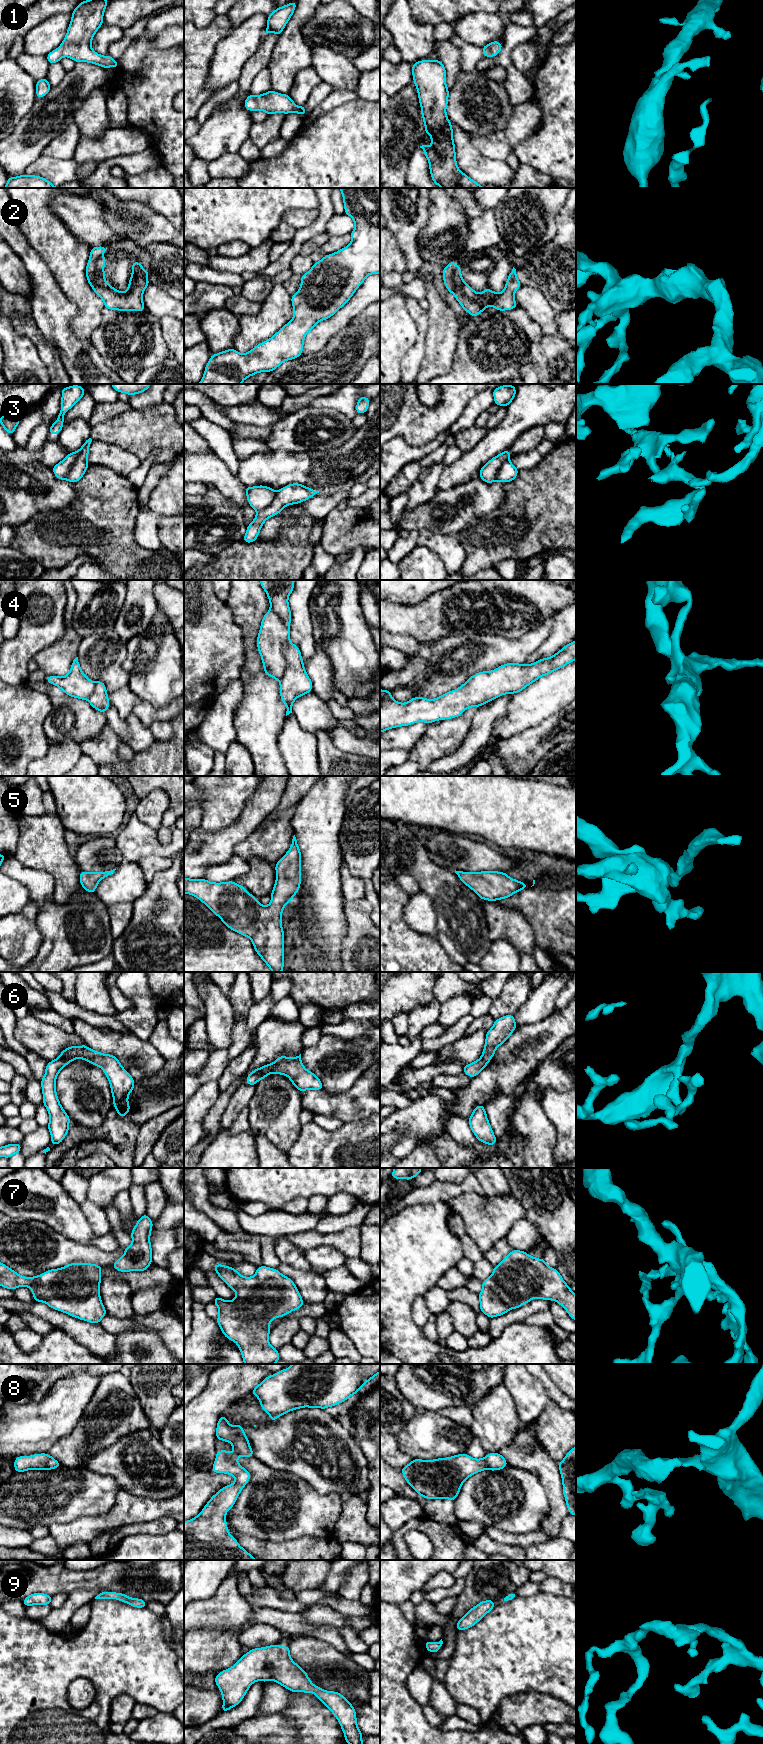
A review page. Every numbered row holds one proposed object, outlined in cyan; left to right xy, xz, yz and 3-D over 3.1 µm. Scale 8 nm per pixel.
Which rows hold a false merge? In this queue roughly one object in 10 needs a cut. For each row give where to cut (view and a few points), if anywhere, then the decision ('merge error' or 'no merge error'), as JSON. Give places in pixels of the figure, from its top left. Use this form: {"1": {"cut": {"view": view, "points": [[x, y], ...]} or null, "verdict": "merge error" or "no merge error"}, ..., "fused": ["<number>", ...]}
{"1": {"cut": null, "verdict": "no merge error"}, "2": {"cut": null, "verdict": "no merge error"}, "3": {"cut": {"view": "xy", "points": [[87, 445], [81, 448], [65, 479]]}, "verdict": "merge error"}, "4": {"cut": null, "verdict": "no merge error"}, "5": {"cut": null, "verdict": "no merge error"}, "6": {"cut": null, "verdict": "no merge error"}, "7": {"cut": null, "verdict": "no merge error"}, "8": {"cut": null, "verdict": "no merge error"}, "9": {"cut": null, "verdict": "no merge error"}, "fused": ["3"]}

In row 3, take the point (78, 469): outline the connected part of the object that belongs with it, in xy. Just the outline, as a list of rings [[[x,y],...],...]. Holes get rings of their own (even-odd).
[[[84,446],[81,448],[80,453],[72,467],[70,468],[66,480],[72,483],[78,482],[85,474],[90,464],[87,462],[89,454],[89,447]]]

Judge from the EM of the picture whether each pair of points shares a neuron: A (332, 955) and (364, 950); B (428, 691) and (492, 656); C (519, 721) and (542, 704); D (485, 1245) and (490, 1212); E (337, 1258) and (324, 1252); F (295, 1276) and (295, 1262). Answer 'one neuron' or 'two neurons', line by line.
A: two neurons
B: one neuron
C: one neuron
D: one neuron
E: one neuron
F: two neurons

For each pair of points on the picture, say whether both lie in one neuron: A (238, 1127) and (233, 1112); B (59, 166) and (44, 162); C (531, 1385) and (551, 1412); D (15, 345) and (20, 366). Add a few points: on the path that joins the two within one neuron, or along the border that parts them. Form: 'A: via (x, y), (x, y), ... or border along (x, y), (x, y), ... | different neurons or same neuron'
A: border along (246, 1107), (240, 1111), (238, 1116), (226, 1128) | different neurons
B: via (55, 166), (48, 166) | same neuron
C: border along (551, 1400), (535, 1420) | different neurons
D: via (18, 350), (20, 361) | same neuron

